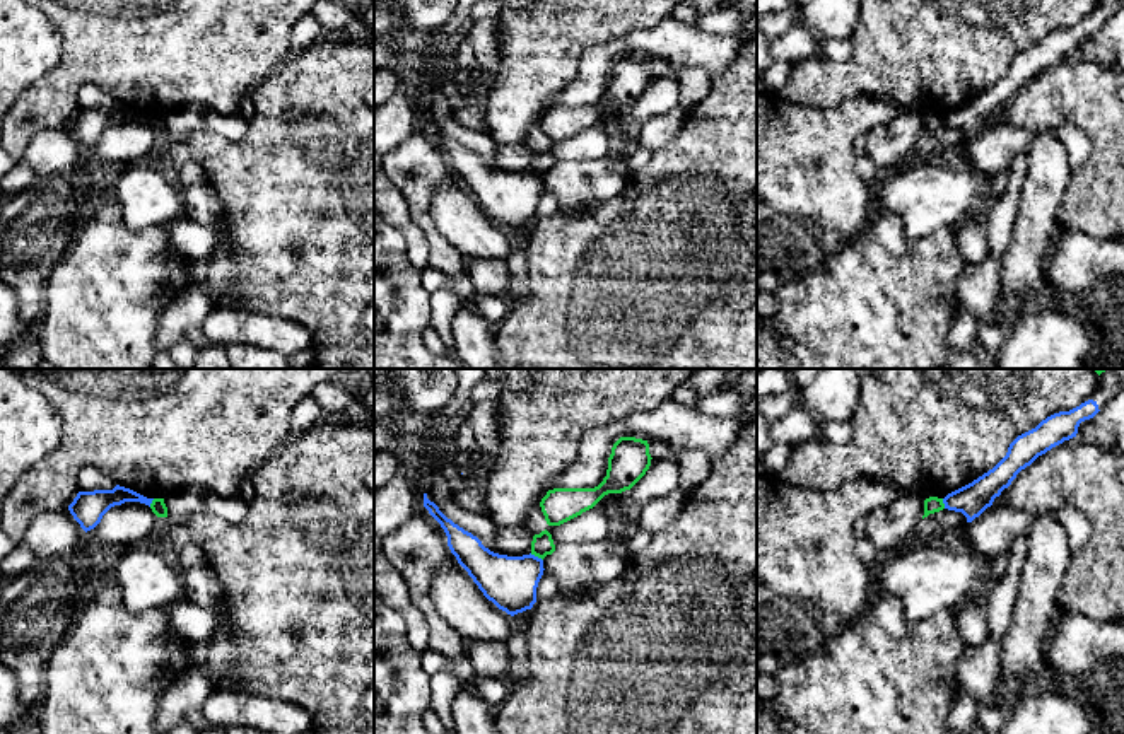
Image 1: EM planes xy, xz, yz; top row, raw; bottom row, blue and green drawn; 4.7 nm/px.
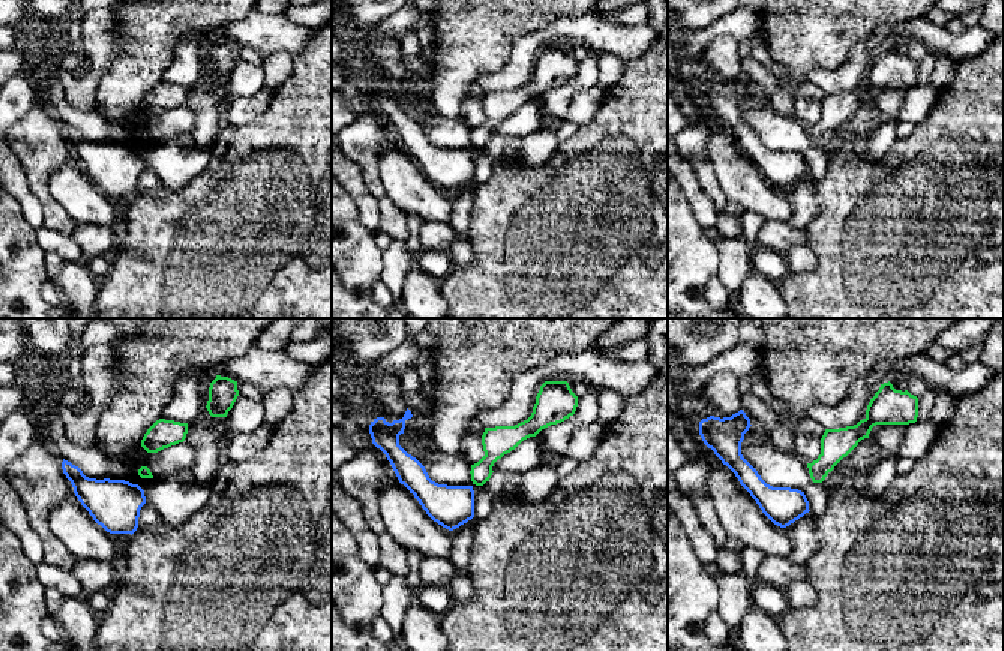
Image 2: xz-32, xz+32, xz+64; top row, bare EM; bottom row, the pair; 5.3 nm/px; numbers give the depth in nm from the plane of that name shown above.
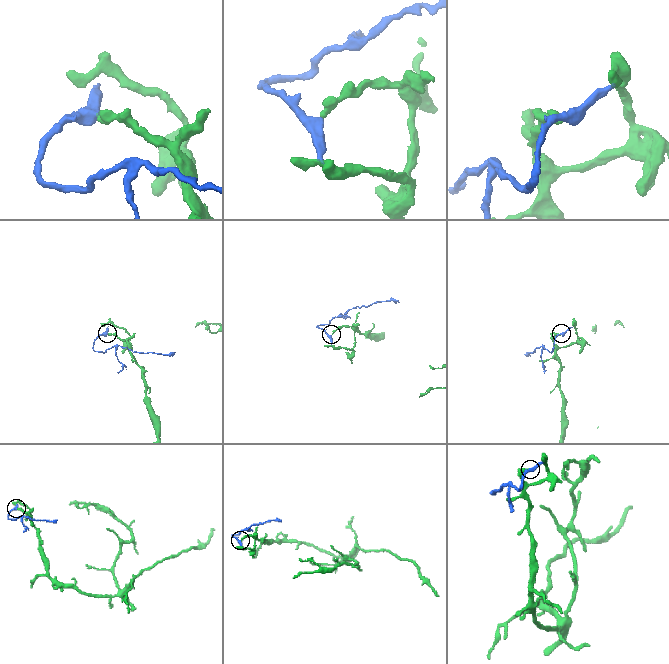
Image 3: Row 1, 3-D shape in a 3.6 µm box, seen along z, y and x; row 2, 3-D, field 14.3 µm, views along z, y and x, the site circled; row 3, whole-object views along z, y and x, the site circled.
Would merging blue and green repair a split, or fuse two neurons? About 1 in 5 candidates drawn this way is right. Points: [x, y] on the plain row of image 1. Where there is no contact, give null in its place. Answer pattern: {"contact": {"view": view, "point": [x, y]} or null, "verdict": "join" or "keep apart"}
{"contact": {"view": "xz", "point": [537, 174]}, "verdict": "keep apart"}

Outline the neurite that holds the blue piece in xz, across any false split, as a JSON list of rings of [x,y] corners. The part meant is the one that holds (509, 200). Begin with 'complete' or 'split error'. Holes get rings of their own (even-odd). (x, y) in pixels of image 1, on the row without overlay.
complete | [[[424,111],[424,125],[441,142],[448,164],[483,213],[514,234],[531,227],[543,193],[543,178],[535,172],[507,174],[490,169],[471,150],[448,137]]]

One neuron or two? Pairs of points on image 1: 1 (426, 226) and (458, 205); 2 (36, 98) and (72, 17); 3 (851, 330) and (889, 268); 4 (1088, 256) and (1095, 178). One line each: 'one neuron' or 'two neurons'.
1: two neurons
2: one neuron
3: one neuron
4: two neurons

